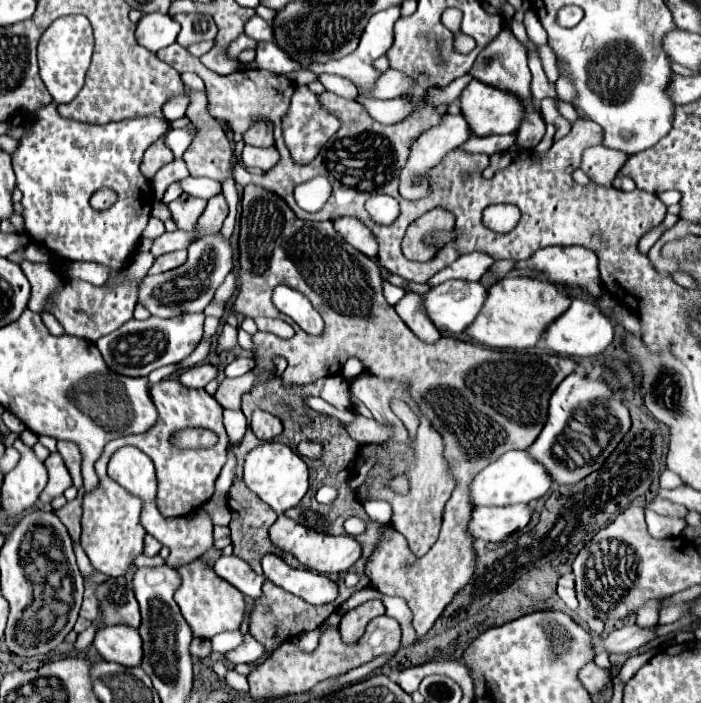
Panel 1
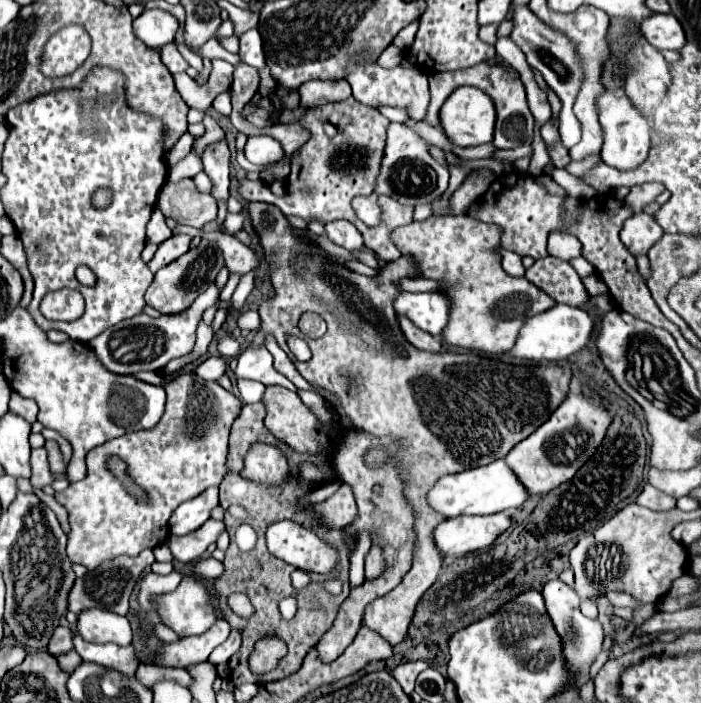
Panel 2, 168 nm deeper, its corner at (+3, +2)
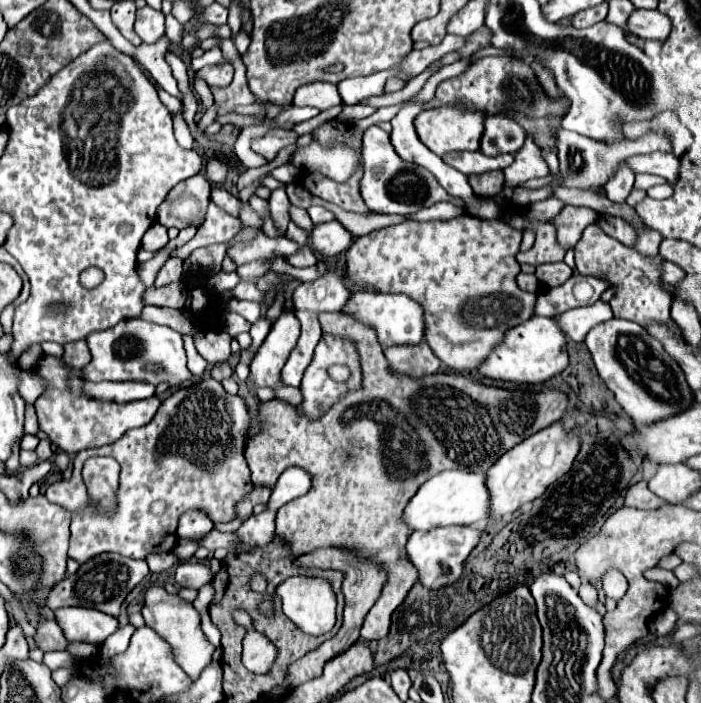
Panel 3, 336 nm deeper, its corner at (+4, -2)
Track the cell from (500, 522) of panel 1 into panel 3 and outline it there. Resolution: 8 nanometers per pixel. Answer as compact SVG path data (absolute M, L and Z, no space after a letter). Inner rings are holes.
M451 525L451 527L435 527L431 531L415 531L409 537L407 551L409 551L411 563L417 567L421 575L419 583L433 589L455 583L461 577L461 563L477 547L481 535L483 535L483 529L477 529L473 525Z

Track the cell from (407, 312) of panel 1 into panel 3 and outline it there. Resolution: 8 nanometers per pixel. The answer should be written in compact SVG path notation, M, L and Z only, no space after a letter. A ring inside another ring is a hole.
M421 341L419 345L385 347L385 357L389 359L389 365L393 371L413 375L413 377L437 373L441 367L441 361L425 341Z

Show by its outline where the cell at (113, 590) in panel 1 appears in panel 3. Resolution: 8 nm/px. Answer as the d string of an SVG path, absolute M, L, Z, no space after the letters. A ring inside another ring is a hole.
M103 553L89 559L89 563L83 563L73 577L65 577L61 583L57 583L47 597L47 607L51 607L53 611L61 607L87 607L119 617L125 597L137 583L145 579L145 575L149 575L149 567L143 559L129 559L117 553Z

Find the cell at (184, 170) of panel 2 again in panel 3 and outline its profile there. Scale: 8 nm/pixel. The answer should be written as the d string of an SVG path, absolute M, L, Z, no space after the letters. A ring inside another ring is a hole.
M155 83L154 85L157 89L160 100L168 108L172 116L174 116L182 107L181 101L178 98L168 94L161 87L159 87L157 83Z

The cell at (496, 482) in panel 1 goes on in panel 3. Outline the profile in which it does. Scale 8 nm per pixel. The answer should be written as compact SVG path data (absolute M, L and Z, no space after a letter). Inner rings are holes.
M463 471L437 473L435 477L425 481L425 485L421 485L415 499L411 499L409 505L405 507L405 523L409 521L409 527L413 531L427 531L445 525L473 525L477 521L489 519L491 495L485 481L487 481L485 473Z

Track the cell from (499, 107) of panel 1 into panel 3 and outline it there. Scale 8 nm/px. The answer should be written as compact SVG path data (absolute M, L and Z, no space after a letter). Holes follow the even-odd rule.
M443 105L435 109L427 109L417 115L417 135L419 139L437 155L445 155L449 151L477 151L481 145L481 137L485 131L485 113L475 109L465 109L465 105Z

